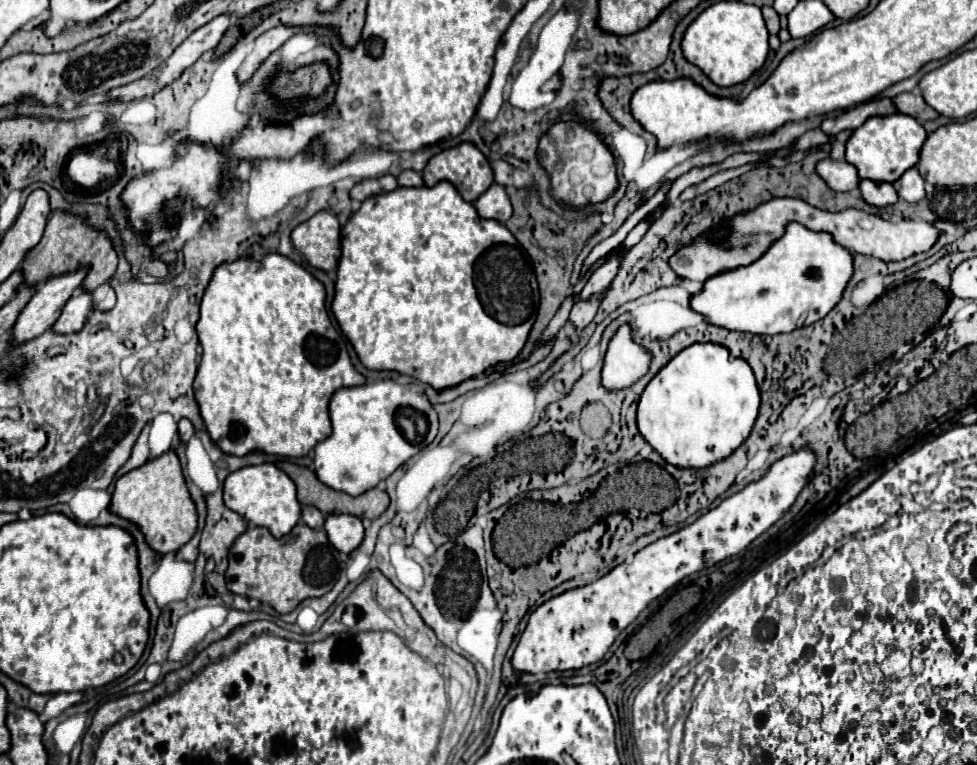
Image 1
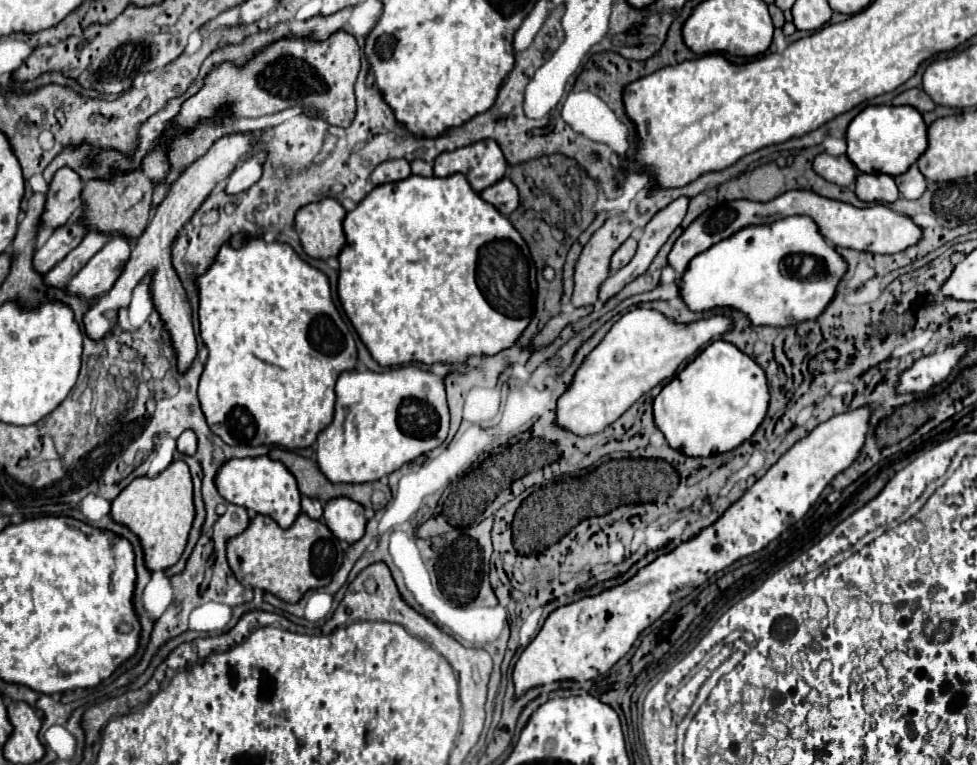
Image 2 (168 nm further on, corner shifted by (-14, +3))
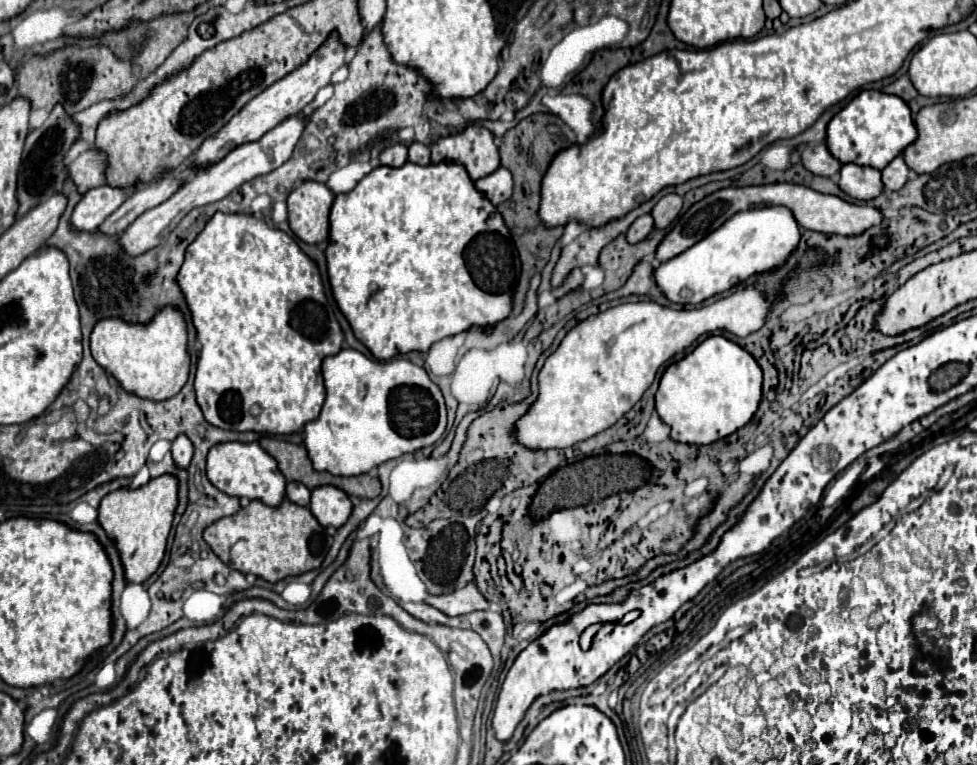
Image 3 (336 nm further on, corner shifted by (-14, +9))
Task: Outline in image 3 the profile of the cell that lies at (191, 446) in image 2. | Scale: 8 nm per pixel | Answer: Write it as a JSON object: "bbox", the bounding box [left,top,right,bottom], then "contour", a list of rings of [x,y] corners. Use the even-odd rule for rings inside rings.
{"bbox":[172,434,194,470],"contour":[[[184,434],[178,436],[178,438],[172,442],[172,460],[174,460],[174,466],[188,470],[190,460],[192,460],[192,454],[194,454],[194,448],[192,448],[190,440],[188,440]]]}

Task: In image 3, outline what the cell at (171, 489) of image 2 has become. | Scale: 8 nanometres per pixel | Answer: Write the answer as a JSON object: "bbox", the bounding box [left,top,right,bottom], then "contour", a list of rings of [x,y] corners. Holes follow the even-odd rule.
{"bbox":[98,474,178,584],"contour":[[[168,474],[150,480],[142,488],[120,488],[102,498],[98,506],[98,524],[104,528],[104,532],[120,552],[120,562],[124,566],[124,578],[128,584],[146,582],[158,570],[166,552],[166,540],[172,528],[176,506],[178,480]]]}

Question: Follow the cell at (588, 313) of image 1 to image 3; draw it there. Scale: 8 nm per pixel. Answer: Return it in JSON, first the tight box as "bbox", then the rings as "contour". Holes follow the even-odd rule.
{"bbox":[652,194,682,228],"contour":[[[666,194],[666,196],[662,196],[658,200],[658,204],[654,206],[654,210],[652,210],[656,228],[666,228],[678,216],[680,208],[682,208],[682,202],[680,202],[678,194]]]}

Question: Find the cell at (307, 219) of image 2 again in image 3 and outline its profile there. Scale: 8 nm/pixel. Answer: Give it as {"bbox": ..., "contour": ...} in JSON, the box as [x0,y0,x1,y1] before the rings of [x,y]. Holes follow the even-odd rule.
{"bbox":[286,180,334,244],"contour":[[[304,180],[298,184],[286,204],[288,204],[288,224],[292,232],[308,242],[318,244],[328,238],[328,214],[334,202],[334,192],[314,180]]]}

